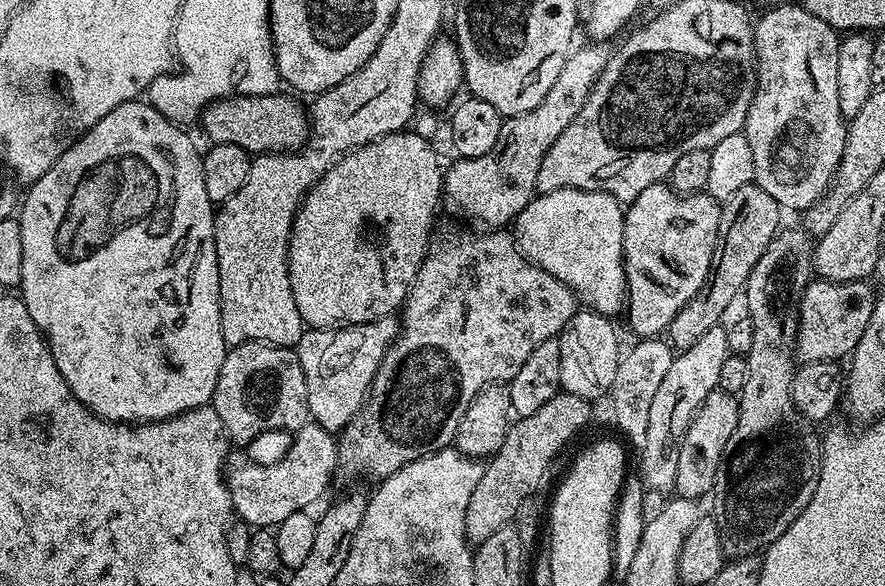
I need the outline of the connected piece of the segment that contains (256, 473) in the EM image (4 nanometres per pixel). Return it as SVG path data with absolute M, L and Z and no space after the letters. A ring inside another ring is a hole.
M311 422L298 429L291 437L292 445L281 460L273 464L244 464L243 451L230 450L225 460L225 469L232 472L229 492L233 513L253 529L266 528L281 524L290 514L311 509L312 503L323 494L332 480L332 472L337 471L337 437L322 426Z

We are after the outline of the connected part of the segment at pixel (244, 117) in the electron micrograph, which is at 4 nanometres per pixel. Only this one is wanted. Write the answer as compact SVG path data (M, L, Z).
M226 96L215 100L202 113L204 132L212 144L242 146L250 154L294 152L303 149L310 135L310 116L295 100L297 97L280 96Z

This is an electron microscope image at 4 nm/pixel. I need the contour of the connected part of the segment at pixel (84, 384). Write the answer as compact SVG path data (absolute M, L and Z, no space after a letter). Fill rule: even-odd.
M137 98L126 102L122 106L114 106L114 110L110 110L110 114L106 114L106 118L98 121L84 136L78 137L74 146L70 146L70 150L66 150L66 154L62 154L62 158L58 158L58 162L54 162L54 166L50 166L50 170L46 170L46 174L42 174L42 178L38 178L30 185L30 189L25 191L28 193L25 196L23 193L22 203L18 208L18 219L22 226L22 282L18 289L19 295L24 301L26 310L30 310L30 318L34 318L34 322L44 333L44 339L48 341L48 348L52 351L54 362L58 366L62 378L66 378L70 390L96 416L101 416L104 420L111 420L113 423L152 423L155 420L165 420L195 408L211 405L212 395L218 386L218 374L222 370L226 345L222 334L222 314L220 313L218 254L214 246L214 226L216 225L214 205L212 199L206 194L204 161L201 149L196 149L195 142L184 132L187 131L181 125L170 122L162 114L158 114L158 110L154 110L152 105L143 99Z

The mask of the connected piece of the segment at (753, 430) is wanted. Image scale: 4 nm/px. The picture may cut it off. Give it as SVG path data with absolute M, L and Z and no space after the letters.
M784 380L784 400L748 400L748 392L738 393L740 413L738 426L730 434L730 442L720 463L714 497L716 496L715 519L720 525L720 541L725 557L739 558L763 553L806 510L820 477L820 456L812 456L812 448L819 449L821 437L811 423L800 415L792 401L792 380Z

